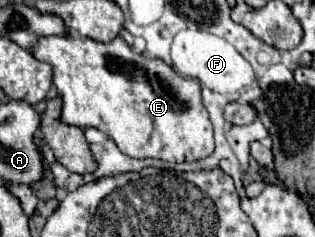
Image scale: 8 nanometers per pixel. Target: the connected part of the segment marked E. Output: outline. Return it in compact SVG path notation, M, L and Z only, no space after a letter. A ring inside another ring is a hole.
M44 36L34 46L32 54L50 64L54 72L54 86L64 100L62 122L80 128L98 128L110 136L120 150L132 158L160 158L168 162L190 162L210 156L214 152L212 124L208 110L202 104L198 80L180 76L172 66L148 54L138 54L122 38L112 42L96 42L82 36Z

